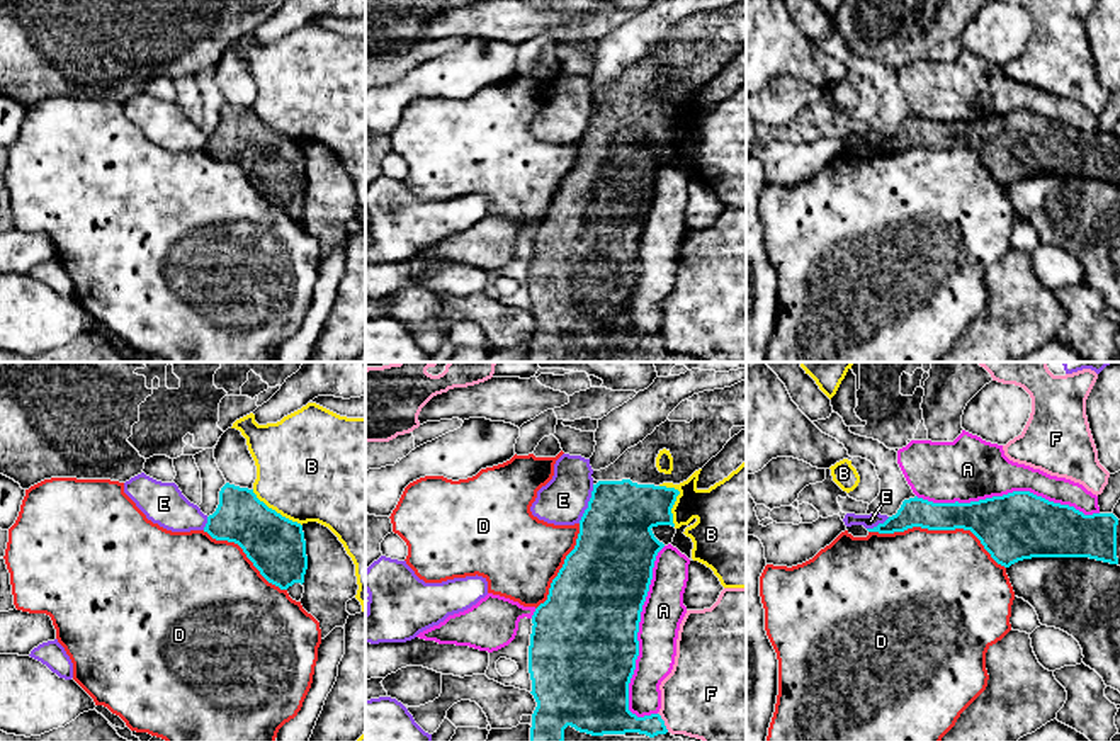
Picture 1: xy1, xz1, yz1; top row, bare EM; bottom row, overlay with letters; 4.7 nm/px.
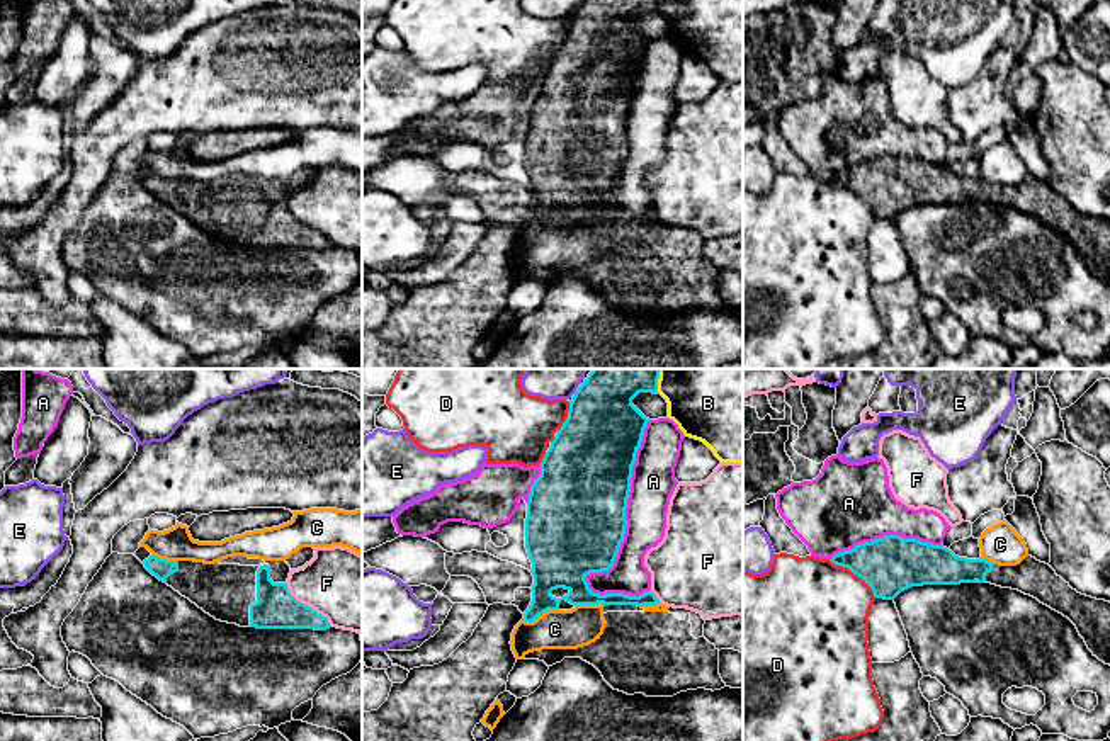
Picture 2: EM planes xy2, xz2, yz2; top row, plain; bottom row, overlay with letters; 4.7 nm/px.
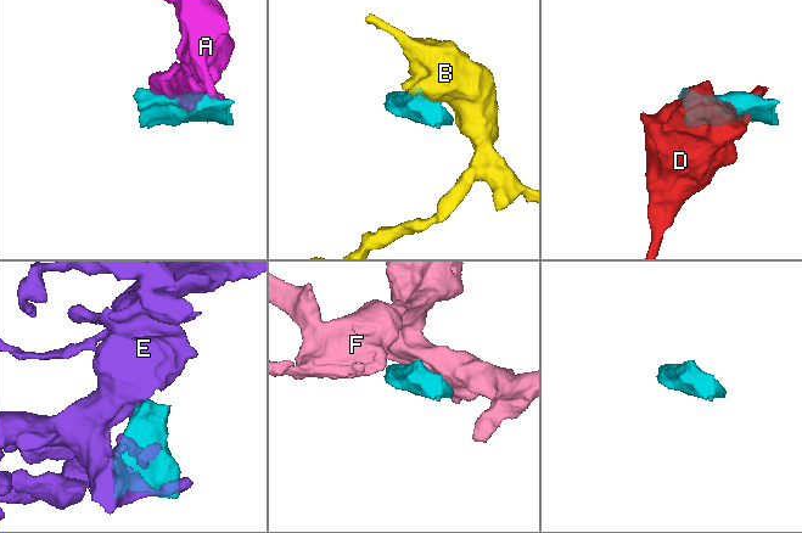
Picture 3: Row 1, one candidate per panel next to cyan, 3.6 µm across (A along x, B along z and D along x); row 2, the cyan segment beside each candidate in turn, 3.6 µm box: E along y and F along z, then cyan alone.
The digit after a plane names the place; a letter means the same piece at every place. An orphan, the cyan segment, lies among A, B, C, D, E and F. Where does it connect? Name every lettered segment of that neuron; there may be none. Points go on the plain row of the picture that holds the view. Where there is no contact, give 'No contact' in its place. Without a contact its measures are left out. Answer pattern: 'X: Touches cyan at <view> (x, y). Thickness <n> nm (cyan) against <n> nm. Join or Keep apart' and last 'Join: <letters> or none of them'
A: Touches cyan at xz2 (624, 135). Thickness 460 nm (cyan) against 220 nm. Keep apart
B: Touches cyan at xz1 (675, 119). Thickness 300 nm (cyan) against 300 nm. Keep apart
C: Touches cyan at xz2 (539, 233). Thickness 220 nm (cyan) against 190 nm. Keep apart
D: Touches cyan at yz1 (938, 148). Thickness 200 nm (cyan) against 500 nm. Keep apart
E: Touches cyan at xz1 (588, 123). Thickness 380 nm (cyan) against 220 nm. Keep apart
F: Touches cyan at xy2 (306, 225). Thickness 190 nm (cyan) against 360 nm. Keep apart
Join: none of them

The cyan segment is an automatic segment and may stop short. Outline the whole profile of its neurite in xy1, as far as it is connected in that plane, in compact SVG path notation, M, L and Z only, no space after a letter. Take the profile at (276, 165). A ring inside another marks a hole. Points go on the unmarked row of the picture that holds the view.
M226 102L204 151L216 160L238 163L269 202L301 221L308 189L301 143L269 127L253 109Z

